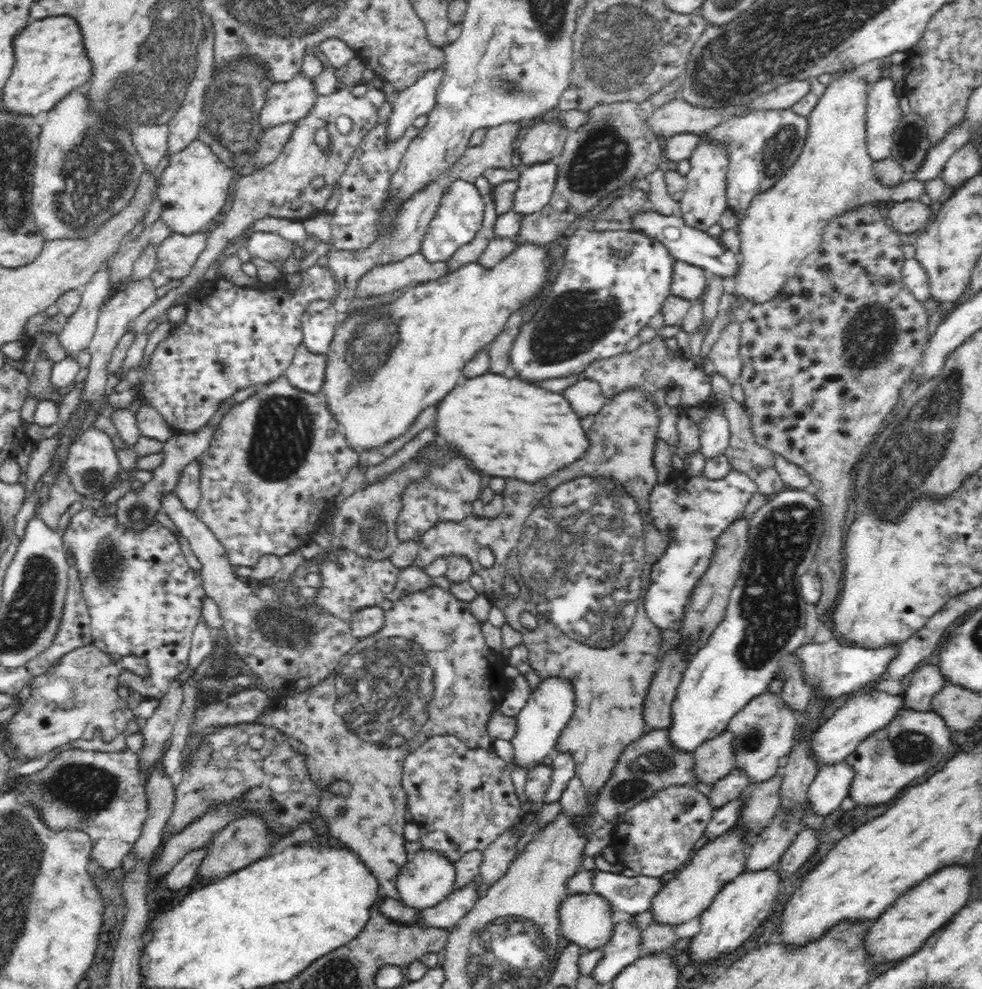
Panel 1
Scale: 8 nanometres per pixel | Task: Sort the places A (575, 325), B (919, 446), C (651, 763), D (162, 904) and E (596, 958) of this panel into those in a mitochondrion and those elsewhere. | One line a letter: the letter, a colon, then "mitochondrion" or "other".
A: mitochondrion
B: mitochondrion
C: mitochondrion
D: other
E: other

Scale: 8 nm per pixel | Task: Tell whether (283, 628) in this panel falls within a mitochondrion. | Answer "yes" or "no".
yes

